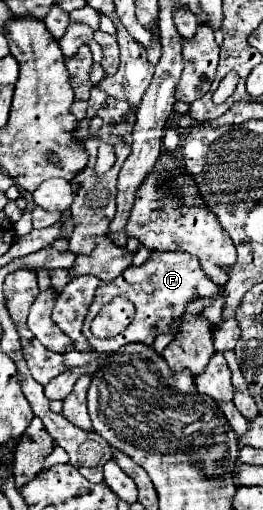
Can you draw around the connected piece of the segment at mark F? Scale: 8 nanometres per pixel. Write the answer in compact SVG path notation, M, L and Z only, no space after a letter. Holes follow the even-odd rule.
M153 252L149 256L149 260L143 264L143 266L129 266L123 270L121 276L117 276L113 282L105 284L101 282L97 292L95 292L95 298L89 306L89 312L85 316L85 324L83 324L83 336L91 342L91 346L97 350L97 352L117 352L121 346L129 344L129 342L143 342L143 344L153 344L157 332L163 334L169 330L173 318L177 320L177 324L183 322L183 310L187 306L187 302L191 302L193 296L209 296L213 302L213 306L205 308L203 310L203 316L209 320L211 326L217 326L221 322L221 310L223 310L223 290L219 290L219 286L215 286L201 270L199 266L199 260L197 258L191 258L191 254L183 254L183 252L171 252L171 254L159 254L159 252ZM115 296L125 296L125 298L137 298L137 314L135 314L135 320L129 324L127 330L123 330L121 334L117 334L115 338L111 340L99 340L91 334L91 318L97 316L97 312L107 304L111 302Z

